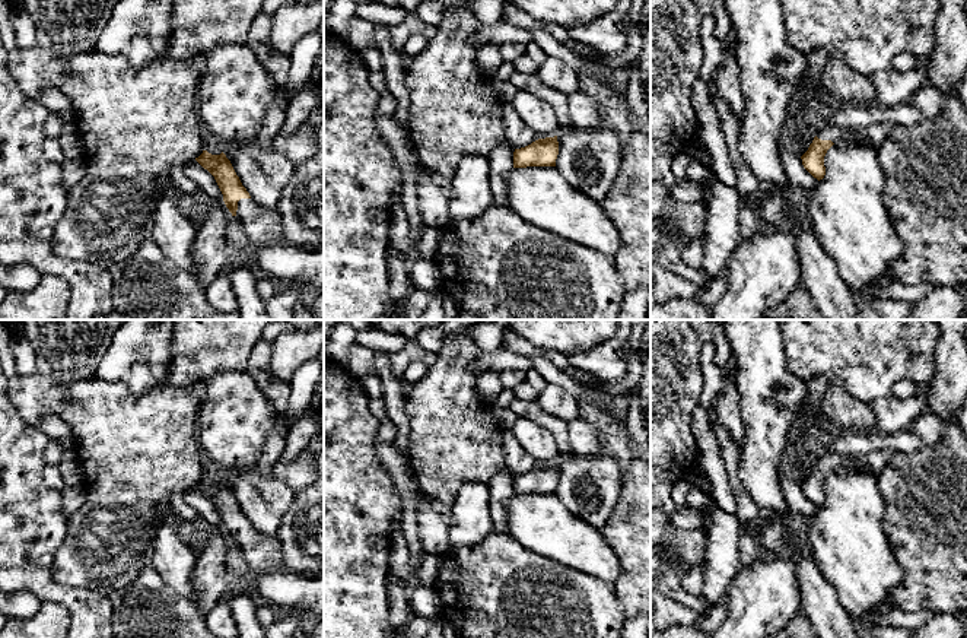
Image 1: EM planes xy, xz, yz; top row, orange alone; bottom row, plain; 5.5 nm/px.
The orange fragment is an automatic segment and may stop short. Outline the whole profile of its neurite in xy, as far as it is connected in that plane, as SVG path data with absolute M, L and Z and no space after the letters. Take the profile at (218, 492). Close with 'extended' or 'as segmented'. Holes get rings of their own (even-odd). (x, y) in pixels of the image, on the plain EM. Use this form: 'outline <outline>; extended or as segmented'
outline M203 477L195 488L214 504L226 534L241 547L251 572L270 574L284 569L281 545L276 537L261 534L251 526L223 479L211 482Z; extended

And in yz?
outline M879 450L861 456L821 454L817 457L808 477L801 483L802 492L820 508L826 502L824 483L833 472L842 467L850 467L878 476L894 453L891 450Z; extended

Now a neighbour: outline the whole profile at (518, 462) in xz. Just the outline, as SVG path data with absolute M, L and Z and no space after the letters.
M503 429L503 458L505 467L513 476L521 476L538 467L538 461L528 454L512 429Z

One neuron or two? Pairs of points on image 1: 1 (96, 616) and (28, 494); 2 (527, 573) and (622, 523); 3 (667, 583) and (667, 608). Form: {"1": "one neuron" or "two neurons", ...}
{"1": "one neuron", "2": "two neurons", "3": "two neurons"}

